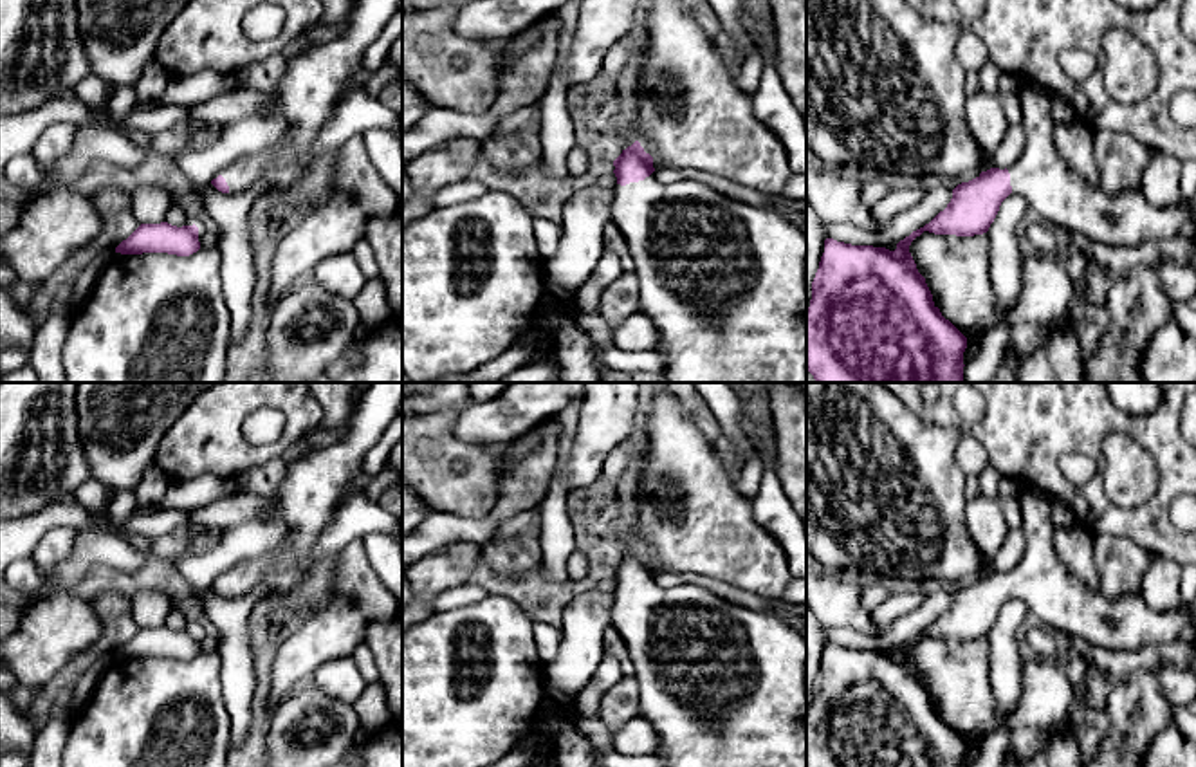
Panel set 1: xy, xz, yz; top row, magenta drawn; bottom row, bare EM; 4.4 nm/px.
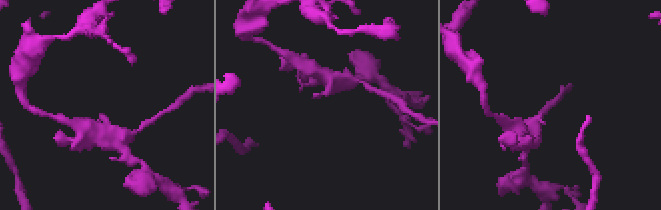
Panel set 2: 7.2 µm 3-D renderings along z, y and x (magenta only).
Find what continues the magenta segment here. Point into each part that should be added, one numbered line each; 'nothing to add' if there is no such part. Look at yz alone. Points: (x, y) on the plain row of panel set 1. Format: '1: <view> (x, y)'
1: yz (1056, 598)

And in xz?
1: xz (724, 686)

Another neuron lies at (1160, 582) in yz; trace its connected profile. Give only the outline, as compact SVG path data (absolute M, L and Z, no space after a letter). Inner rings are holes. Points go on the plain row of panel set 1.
M1155 556L1144 574L1144 601L1155 610L1178 610L1182 606L1178 574L1180 567L1173 559Z

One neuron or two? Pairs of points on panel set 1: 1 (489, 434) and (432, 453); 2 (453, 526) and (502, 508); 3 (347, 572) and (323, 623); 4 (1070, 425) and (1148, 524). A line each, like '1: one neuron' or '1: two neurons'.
1: two neurons
2: one neuron
3: one neuron
4: one neuron

